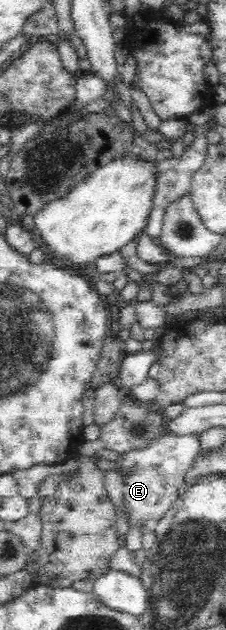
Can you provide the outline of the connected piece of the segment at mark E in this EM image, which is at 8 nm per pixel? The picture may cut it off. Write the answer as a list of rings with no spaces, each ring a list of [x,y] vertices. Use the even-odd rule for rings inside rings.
[[[167,433],[144,450],[130,450],[122,454],[121,460],[116,463],[117,470],[104,471],[104,484],[109,500],[117,512],[129,515],[130,527],[140,523],[147,524],[151,520],[158,523],[180,495],[186,484],[186,472],[202,451],[198,434]]]

